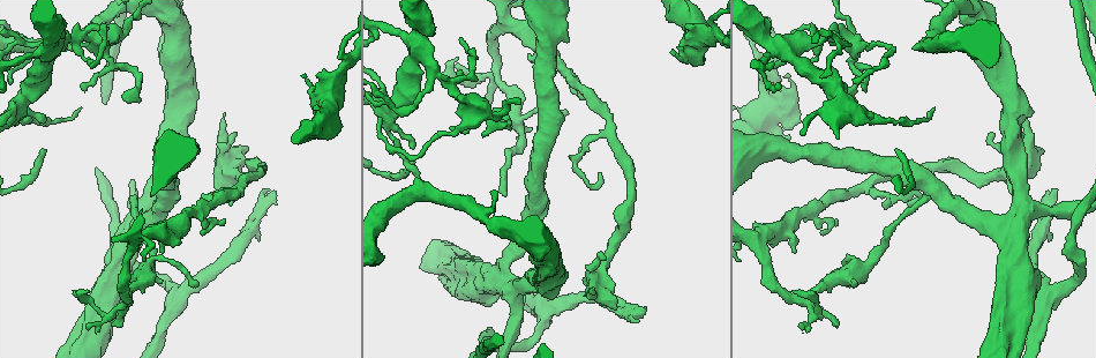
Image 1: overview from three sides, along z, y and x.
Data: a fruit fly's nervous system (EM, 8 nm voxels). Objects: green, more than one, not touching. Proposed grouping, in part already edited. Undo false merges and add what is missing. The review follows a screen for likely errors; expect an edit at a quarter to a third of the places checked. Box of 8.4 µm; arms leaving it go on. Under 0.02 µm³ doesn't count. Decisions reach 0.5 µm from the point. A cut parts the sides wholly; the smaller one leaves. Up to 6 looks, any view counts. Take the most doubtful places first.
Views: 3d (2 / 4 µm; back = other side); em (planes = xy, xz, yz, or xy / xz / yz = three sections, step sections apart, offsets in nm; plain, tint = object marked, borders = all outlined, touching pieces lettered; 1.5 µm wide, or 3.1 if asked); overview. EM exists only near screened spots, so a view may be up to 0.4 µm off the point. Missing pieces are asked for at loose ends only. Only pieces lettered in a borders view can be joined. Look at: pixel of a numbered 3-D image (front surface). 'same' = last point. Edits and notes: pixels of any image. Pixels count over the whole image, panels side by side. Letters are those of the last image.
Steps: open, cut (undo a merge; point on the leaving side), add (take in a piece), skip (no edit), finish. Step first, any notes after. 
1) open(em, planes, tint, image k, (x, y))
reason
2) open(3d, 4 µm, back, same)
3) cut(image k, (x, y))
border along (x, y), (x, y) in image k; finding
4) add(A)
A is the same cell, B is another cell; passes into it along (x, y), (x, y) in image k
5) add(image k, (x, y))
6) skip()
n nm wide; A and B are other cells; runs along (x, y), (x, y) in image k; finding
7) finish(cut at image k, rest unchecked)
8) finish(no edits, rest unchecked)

open(3d, 2 µm, image 1, (592, 288))
an open end

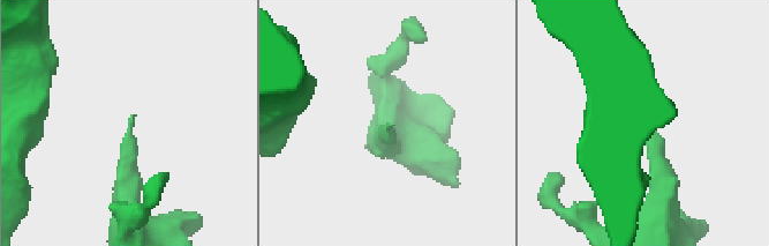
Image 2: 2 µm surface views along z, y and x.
open(em, planes, borders, image 2, (132, 115))

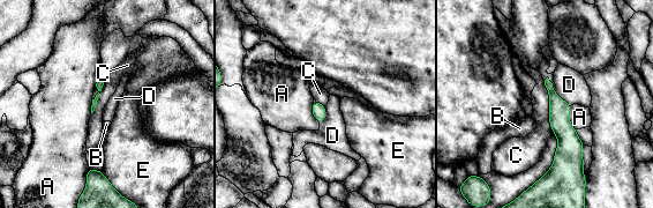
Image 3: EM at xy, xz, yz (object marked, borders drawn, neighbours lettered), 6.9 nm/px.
skip()
C touches over 360 nm; A, B, C, D and E are other cells; border along (570, 105), (569, 121), (575, 130) in image 3; no lettered piece goes on from it

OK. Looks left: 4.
open(3d, 4 µm, image 1, (795, 293))
thin end

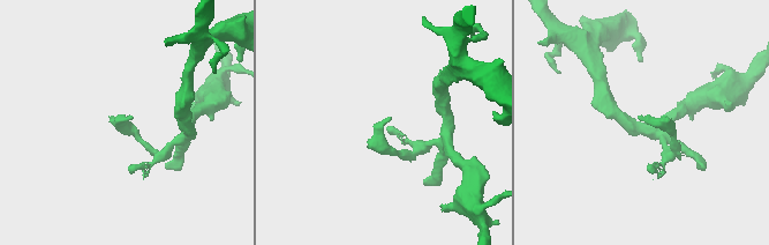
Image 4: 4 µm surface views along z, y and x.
open(em, planes, tint, image 4, (389, 120))
need the tissue

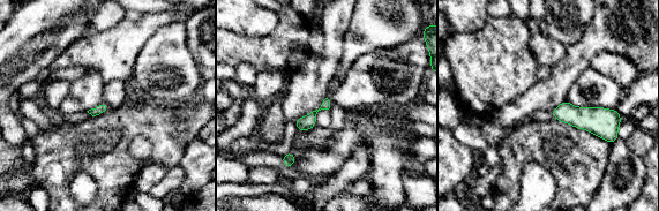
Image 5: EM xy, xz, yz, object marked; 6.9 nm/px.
open(em, planes, borders, same)
see the neighbours

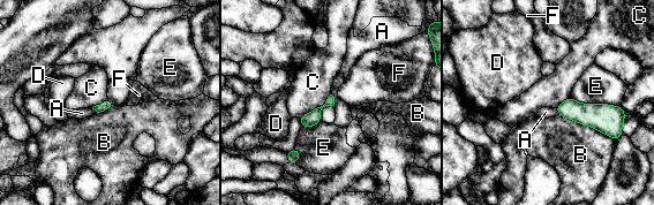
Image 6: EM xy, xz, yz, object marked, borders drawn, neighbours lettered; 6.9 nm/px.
skip()
A, B, C, D, E and F are other cells; runs along (331, 99), (305, 124) in image 6; no lettered piece goes on from it

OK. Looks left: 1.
open(em, planes, borders, image 1, (195, 287))
tapers out

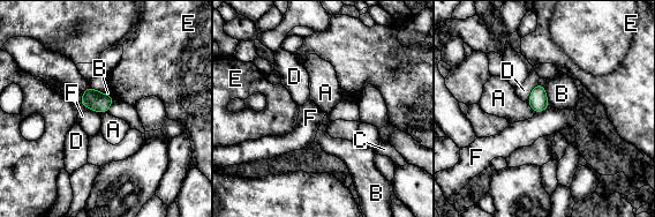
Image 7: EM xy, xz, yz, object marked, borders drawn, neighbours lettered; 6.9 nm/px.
skip()
A, B, C, D, E and F are other cells; no lettered piece goes on from it

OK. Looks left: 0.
finish(no edits, rest unchecked)

